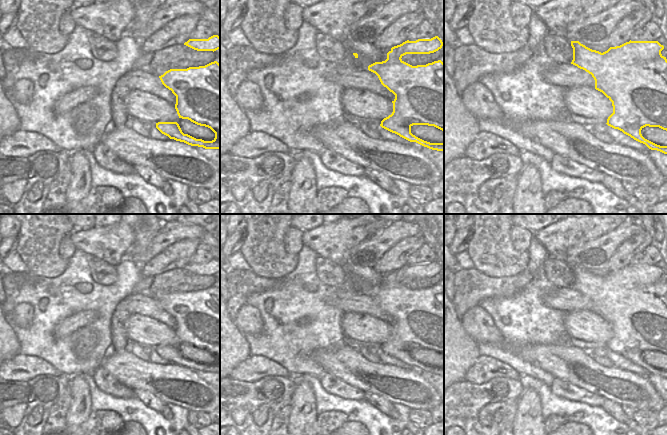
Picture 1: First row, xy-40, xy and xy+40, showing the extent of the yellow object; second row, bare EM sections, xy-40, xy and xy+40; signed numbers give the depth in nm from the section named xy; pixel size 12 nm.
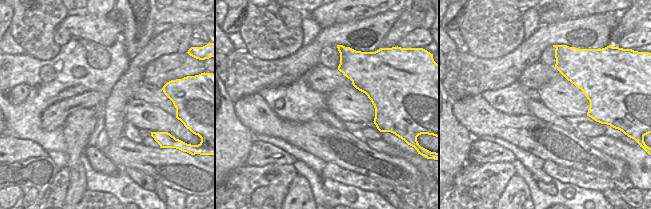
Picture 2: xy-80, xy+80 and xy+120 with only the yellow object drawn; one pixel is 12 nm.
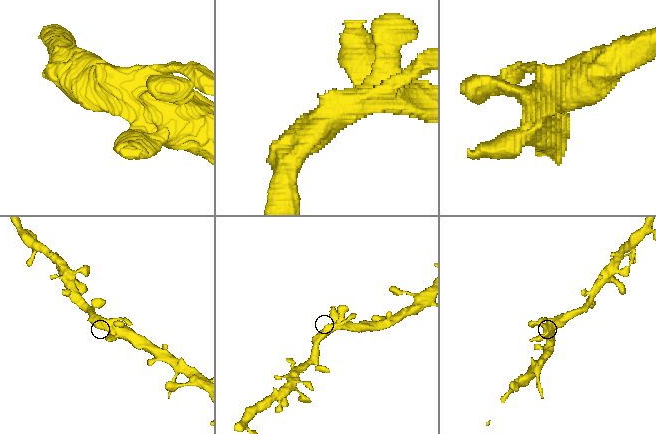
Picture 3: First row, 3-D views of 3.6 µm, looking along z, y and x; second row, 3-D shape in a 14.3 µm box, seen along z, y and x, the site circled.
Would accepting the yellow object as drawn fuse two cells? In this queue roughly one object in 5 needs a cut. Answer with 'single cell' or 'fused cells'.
single cell

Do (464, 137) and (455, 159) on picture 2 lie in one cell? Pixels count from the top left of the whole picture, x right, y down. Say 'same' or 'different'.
same

